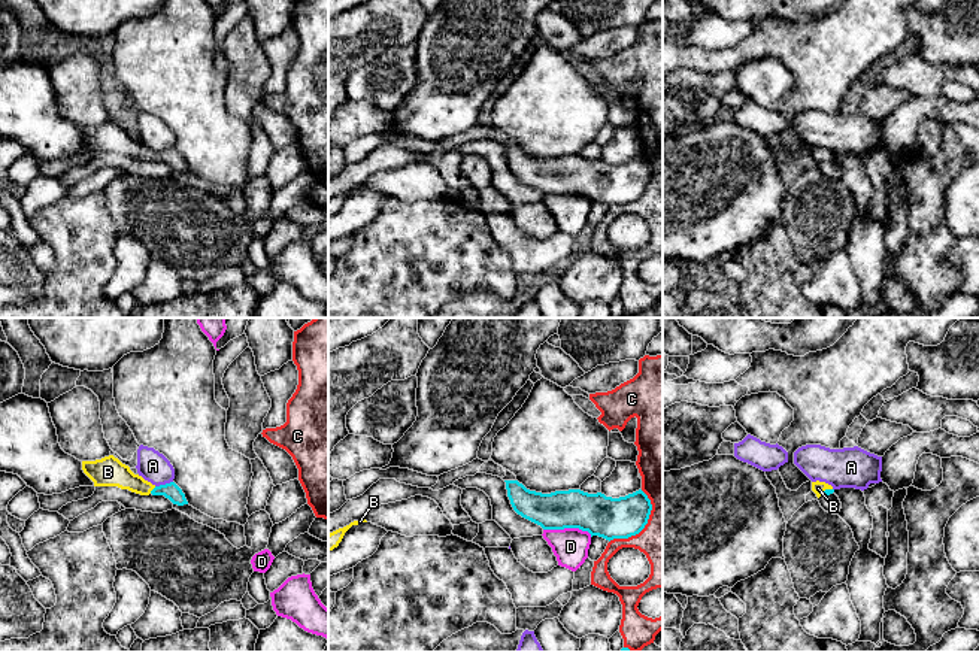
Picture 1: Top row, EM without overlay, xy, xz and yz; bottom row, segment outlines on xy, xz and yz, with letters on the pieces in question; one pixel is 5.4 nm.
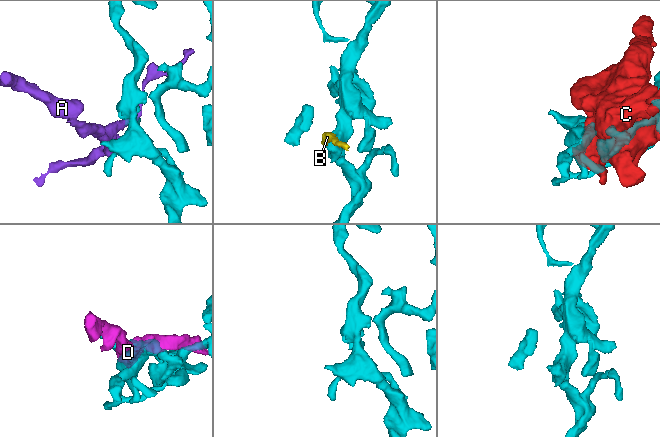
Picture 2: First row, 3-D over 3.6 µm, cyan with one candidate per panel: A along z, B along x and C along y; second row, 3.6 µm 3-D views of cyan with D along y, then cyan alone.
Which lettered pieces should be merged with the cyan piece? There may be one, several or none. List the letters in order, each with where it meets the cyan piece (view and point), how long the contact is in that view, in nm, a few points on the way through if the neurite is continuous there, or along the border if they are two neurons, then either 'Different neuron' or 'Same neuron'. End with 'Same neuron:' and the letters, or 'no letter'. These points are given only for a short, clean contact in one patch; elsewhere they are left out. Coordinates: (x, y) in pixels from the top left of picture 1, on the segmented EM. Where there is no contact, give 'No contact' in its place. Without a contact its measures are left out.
A: Touches cyan at xy (163, 485). Shared border 100 nm. Different neuron
B: Touches cyan at xy (152, 490). Shared border 50 nm. Path across: xy (172, 491), (152, 490), (111, 472). Same neuron
C: Touches cyan at xz (645, 524). Shared border 340 nm. Different neuron
D: Touches cyan at xz (567, 527). Shared border 260 nm. Different neuron
Same neuron: B

